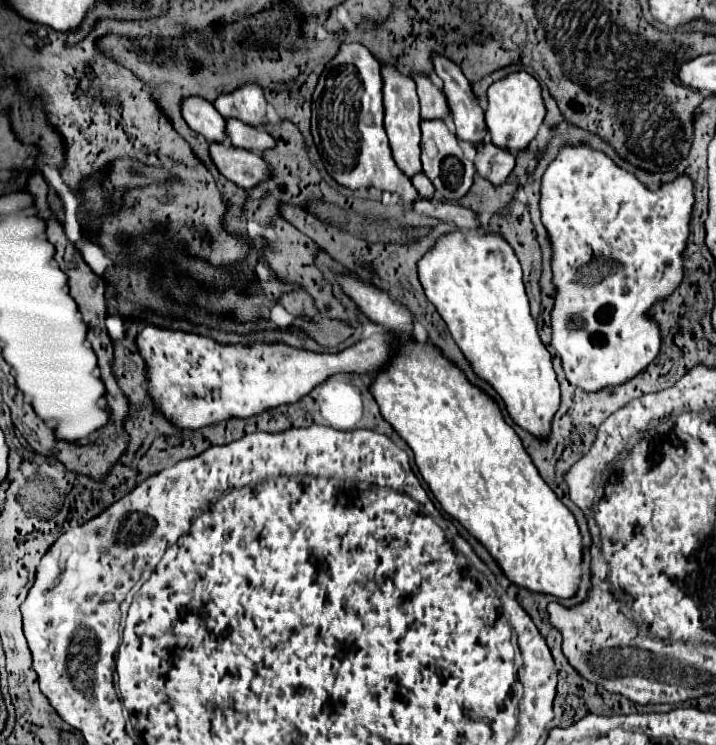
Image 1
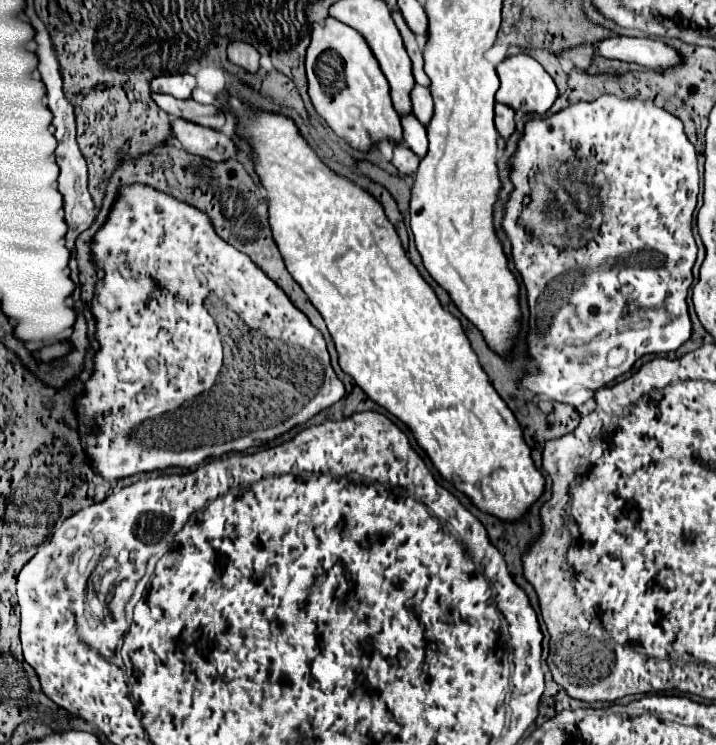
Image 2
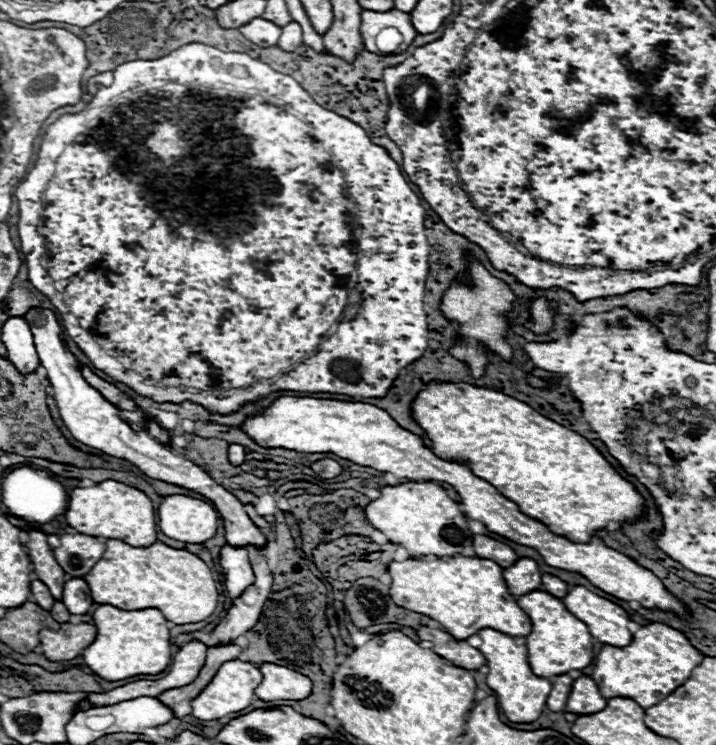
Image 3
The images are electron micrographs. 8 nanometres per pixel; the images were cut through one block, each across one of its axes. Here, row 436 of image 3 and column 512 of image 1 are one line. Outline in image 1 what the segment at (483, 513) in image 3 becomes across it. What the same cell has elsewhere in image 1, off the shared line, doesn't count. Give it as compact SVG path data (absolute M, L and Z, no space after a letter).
M486 228L446 234L418 262L418 272L428 300L448 324L454 342L464 352L474 374L496 390L506 406L508 416L522 430L532 434L536 440L548 440L552 418L560 408L560 388L552 370L552 356L542 344L536 322L530 316L530 306L522 284L522 268L510 244L498 234L486 232Z

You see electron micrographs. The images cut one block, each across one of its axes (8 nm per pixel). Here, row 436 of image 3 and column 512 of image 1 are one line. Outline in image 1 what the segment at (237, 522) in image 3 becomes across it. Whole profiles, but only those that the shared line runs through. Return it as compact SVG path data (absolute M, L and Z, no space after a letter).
M514 72L504 80L498 80L488 90L488 110L486 110L486 126L490 130L492 144L510 152L526 150L532 138L538 134L538 128L546 116L546 108L542 102L540 84L528 72Z

